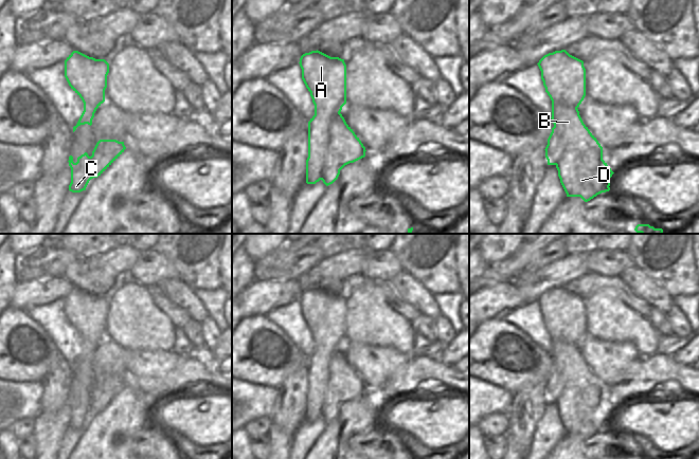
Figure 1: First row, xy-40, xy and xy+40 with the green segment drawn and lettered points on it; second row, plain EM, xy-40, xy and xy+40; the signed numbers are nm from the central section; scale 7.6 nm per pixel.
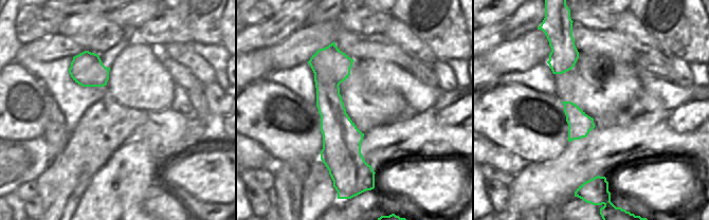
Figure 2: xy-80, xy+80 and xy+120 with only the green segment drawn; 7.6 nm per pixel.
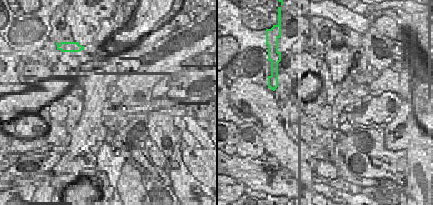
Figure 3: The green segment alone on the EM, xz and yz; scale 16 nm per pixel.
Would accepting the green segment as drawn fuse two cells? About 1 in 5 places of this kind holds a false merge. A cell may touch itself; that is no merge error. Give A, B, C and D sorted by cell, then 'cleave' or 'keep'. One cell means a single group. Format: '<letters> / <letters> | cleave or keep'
A B C D | keep

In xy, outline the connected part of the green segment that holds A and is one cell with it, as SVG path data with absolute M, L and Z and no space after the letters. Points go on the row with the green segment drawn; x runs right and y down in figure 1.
M318 50L303 54L299 63L302 79L315 105L315 115L308 122L306 183L316 184L322 180L328 186L338 179L345 165L364 158L366 151L340 113L346 104L346 65L344 59L330 57Z

